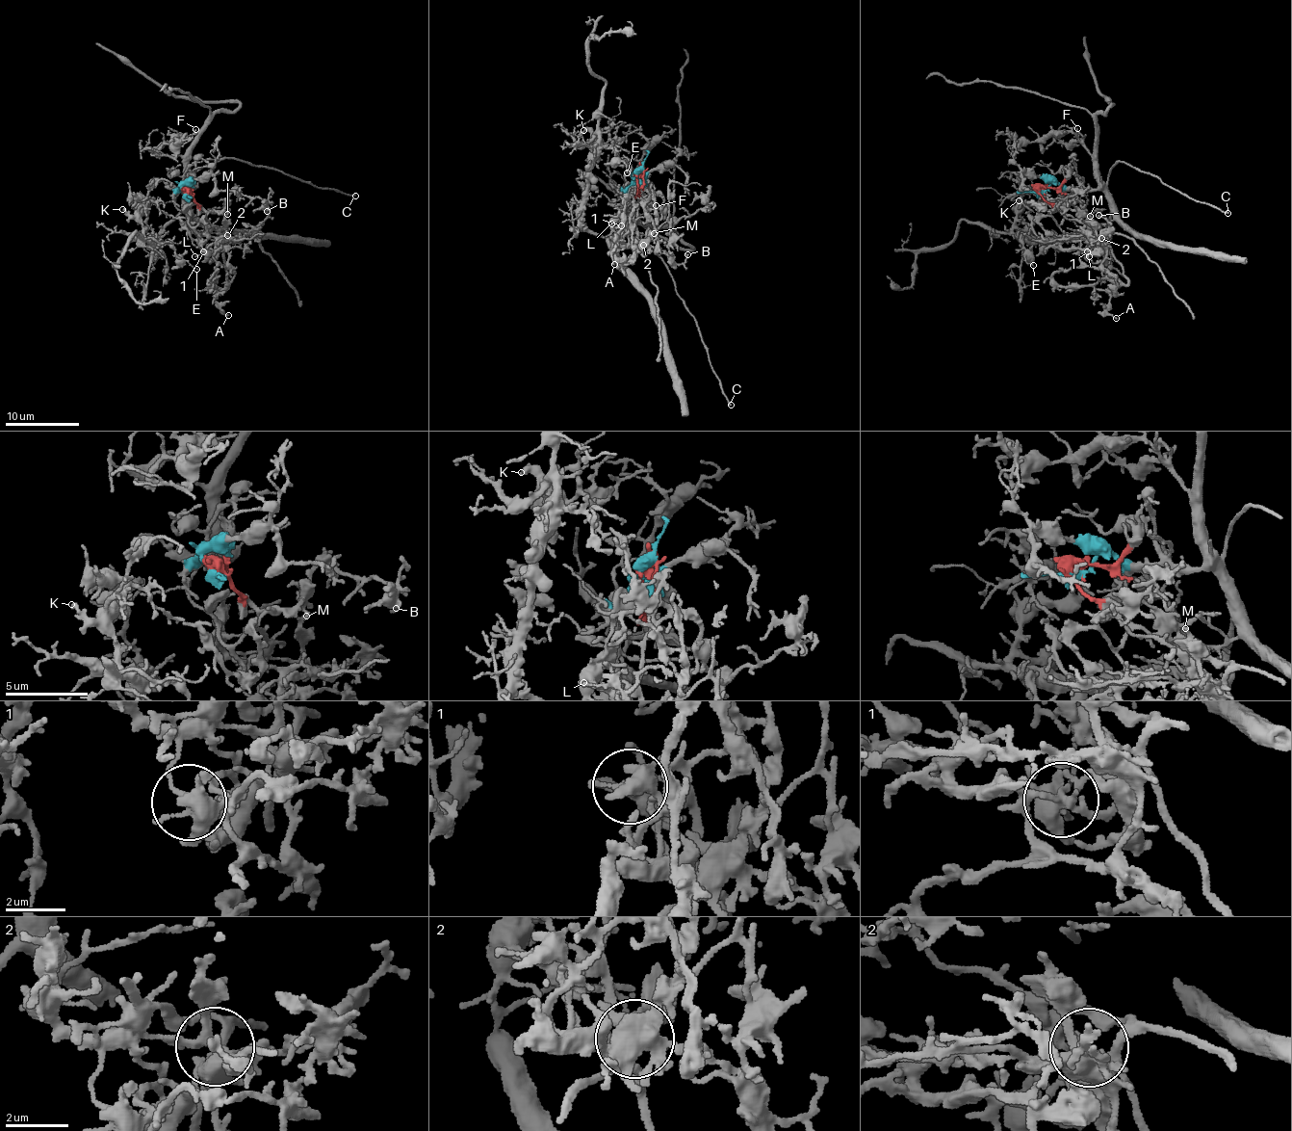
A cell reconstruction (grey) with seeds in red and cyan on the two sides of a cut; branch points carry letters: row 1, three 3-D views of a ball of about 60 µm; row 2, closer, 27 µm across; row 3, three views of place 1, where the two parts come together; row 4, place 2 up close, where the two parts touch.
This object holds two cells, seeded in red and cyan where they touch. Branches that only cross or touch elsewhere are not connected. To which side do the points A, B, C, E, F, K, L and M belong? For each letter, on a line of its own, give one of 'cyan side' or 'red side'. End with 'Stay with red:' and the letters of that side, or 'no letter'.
A: red side
B: red side
C: cyan side
E: cyan side
F: cyan side
K: cyan side
L: cyan side
M: red side
Stay with red: A, B, M

